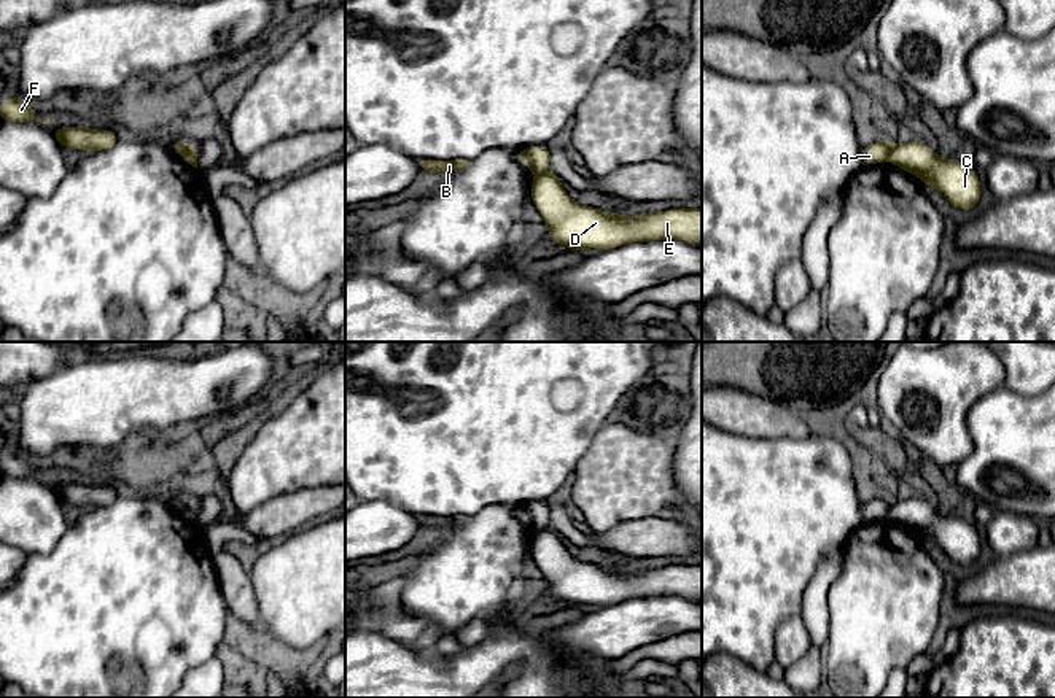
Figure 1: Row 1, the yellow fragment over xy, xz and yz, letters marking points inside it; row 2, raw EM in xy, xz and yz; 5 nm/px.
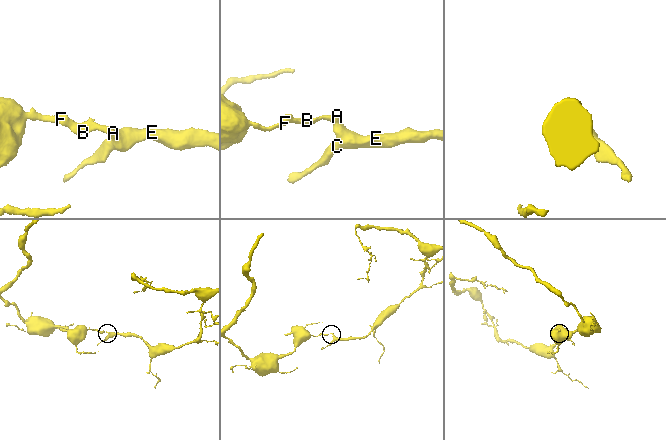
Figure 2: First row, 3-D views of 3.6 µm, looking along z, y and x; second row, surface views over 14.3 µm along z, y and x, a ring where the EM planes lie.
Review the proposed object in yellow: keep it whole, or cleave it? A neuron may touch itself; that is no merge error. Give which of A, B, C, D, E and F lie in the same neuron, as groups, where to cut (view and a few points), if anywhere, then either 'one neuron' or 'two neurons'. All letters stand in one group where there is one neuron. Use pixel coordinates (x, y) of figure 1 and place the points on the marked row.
A B F / C D E | yz (891, 143), (885, 159) | two neurons

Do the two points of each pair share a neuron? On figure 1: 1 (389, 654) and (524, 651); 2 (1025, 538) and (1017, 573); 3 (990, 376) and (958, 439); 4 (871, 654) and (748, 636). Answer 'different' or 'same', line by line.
1: same
2: different
3: same
4: different

